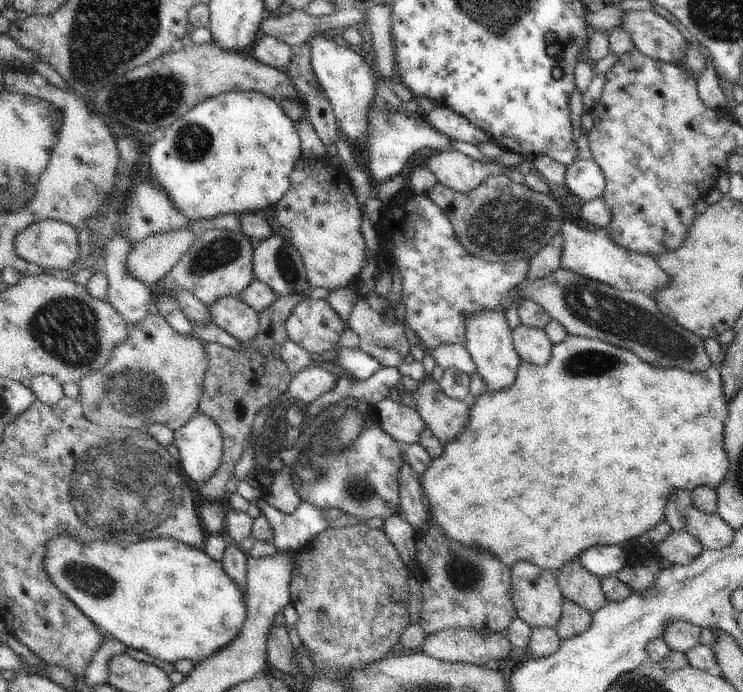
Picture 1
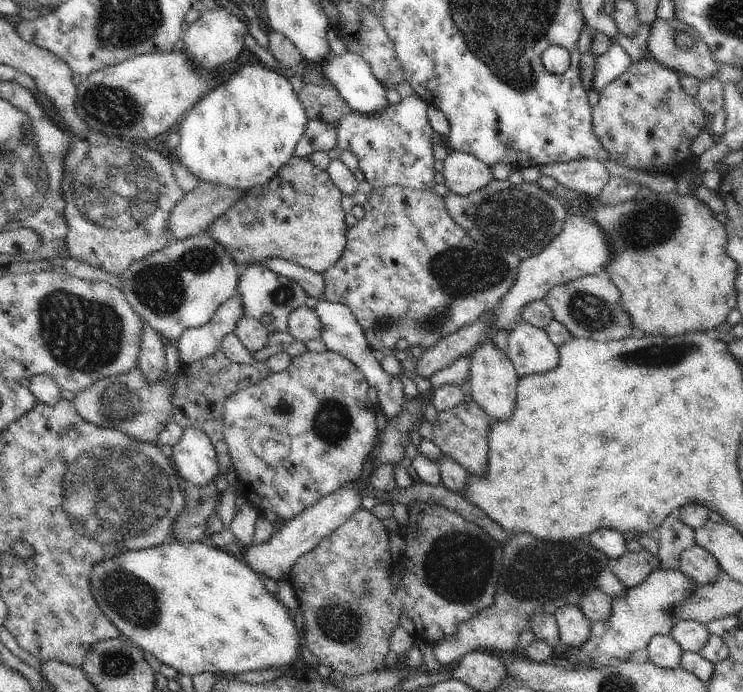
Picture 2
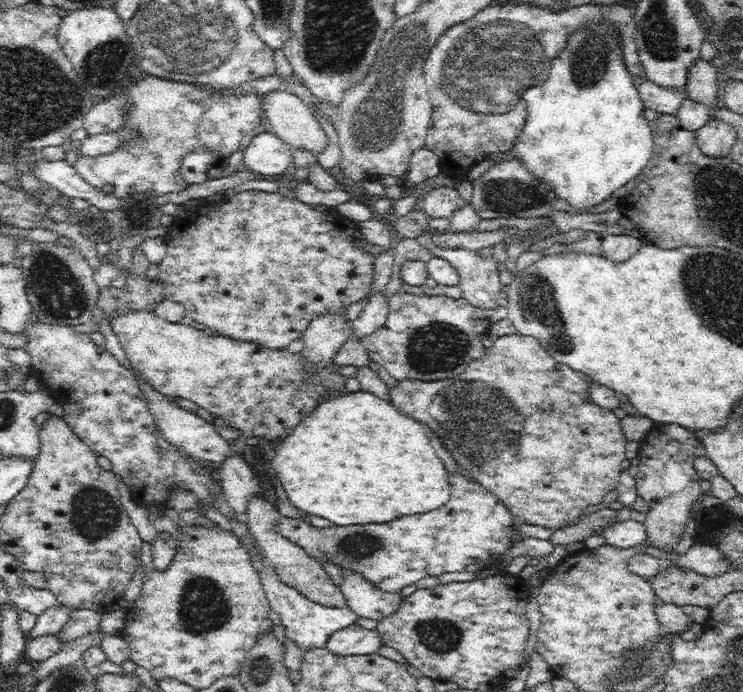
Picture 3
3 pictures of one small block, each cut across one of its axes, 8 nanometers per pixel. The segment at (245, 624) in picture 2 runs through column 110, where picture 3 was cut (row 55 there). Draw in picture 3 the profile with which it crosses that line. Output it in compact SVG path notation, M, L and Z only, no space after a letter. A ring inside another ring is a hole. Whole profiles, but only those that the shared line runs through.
M594 21L592 26L586 26L582 30L576 30L568 39L566 48L558 58L554 59L551 65L549 75L546 82L542 85L534 86L526 90L523 95L527 106L527 116L524 122L524 128L520 132L520 136L514 140L511 150L506 153L494 153L488 155L486 160L497 160L502 156L507 155L506 160L520 160L526 169L530 171L530 175L534 176L539 182L543 182L552 192L555 198L564 199L566 203L570 203L570 208L573 212L586 210L591 206L600 204L608 200L611 194L614 194L621 186L629 183L630 180L636 178L643 170L653 156L653 132L649 127L649 122L644 117L644 105L640 99L638 90L633 84L633 76L630 75L622 57L623 45L617 28L613 28L608 21Z

